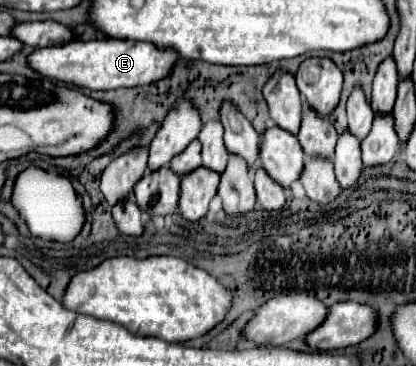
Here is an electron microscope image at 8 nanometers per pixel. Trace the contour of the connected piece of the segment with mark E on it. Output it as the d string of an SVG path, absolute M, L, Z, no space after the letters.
M95 39L95 41L71 41L61 47L37 49L29 55L29 65L45 77L73 83L91 91L107 91L119 87L151 85L173 71L181 57L173 49L159 51L153 43L137 43L129 39Z

